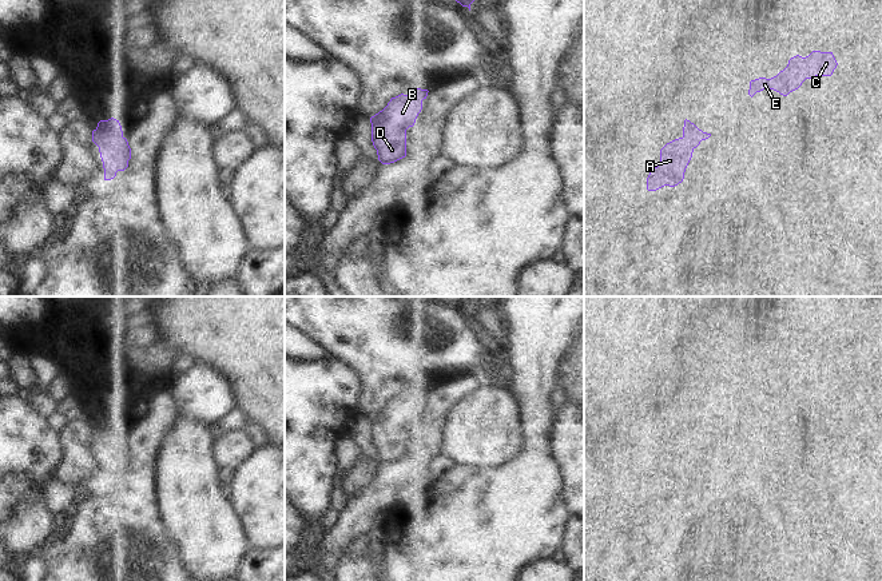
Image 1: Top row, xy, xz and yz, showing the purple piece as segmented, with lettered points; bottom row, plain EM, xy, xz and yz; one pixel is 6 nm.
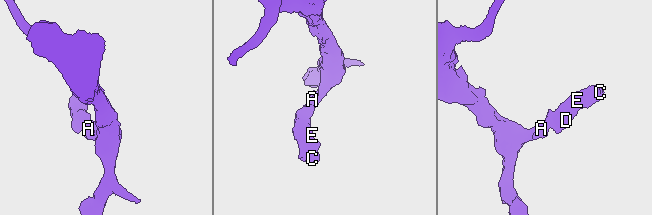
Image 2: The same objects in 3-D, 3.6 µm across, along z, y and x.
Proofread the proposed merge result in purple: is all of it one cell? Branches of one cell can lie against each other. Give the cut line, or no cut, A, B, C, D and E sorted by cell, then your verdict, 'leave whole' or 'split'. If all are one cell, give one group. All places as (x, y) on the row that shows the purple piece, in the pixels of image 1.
no cut; A B C D E; leave whole

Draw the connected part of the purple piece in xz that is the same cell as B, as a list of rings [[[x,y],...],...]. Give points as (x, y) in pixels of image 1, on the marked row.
[[[416,88],[412,96],[401,93],[392,98],[382,111],[370,118],[372,142],[382,164],[406,156],[406,130],[414,126],[428,92]]]

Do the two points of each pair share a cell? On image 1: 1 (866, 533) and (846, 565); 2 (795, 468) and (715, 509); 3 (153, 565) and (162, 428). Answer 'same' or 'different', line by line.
1: different
2: different
3: same

